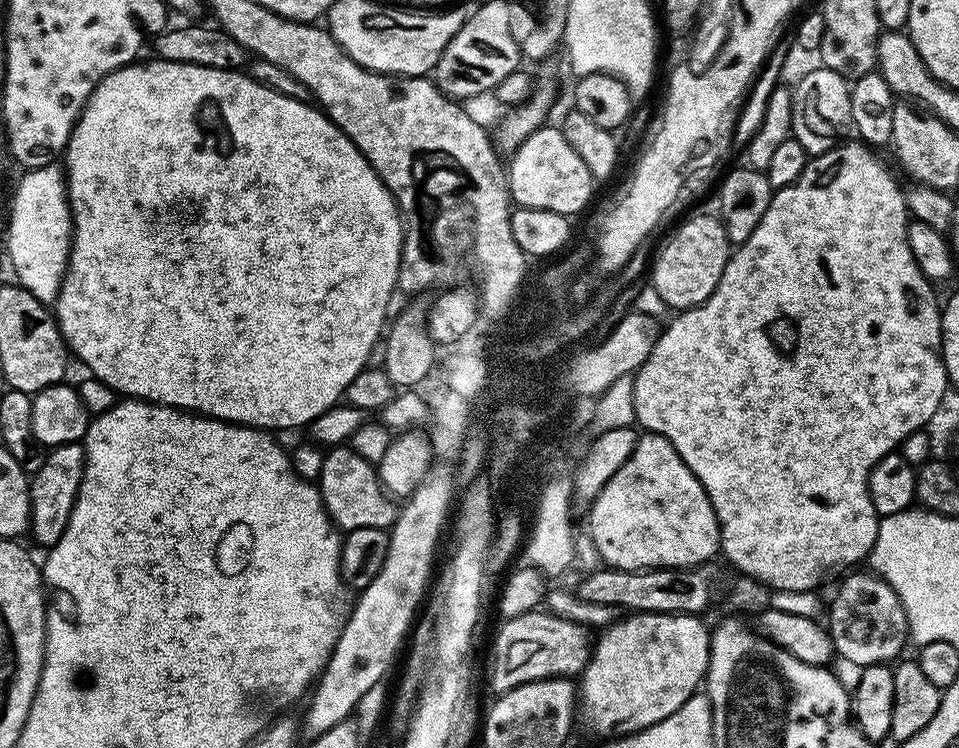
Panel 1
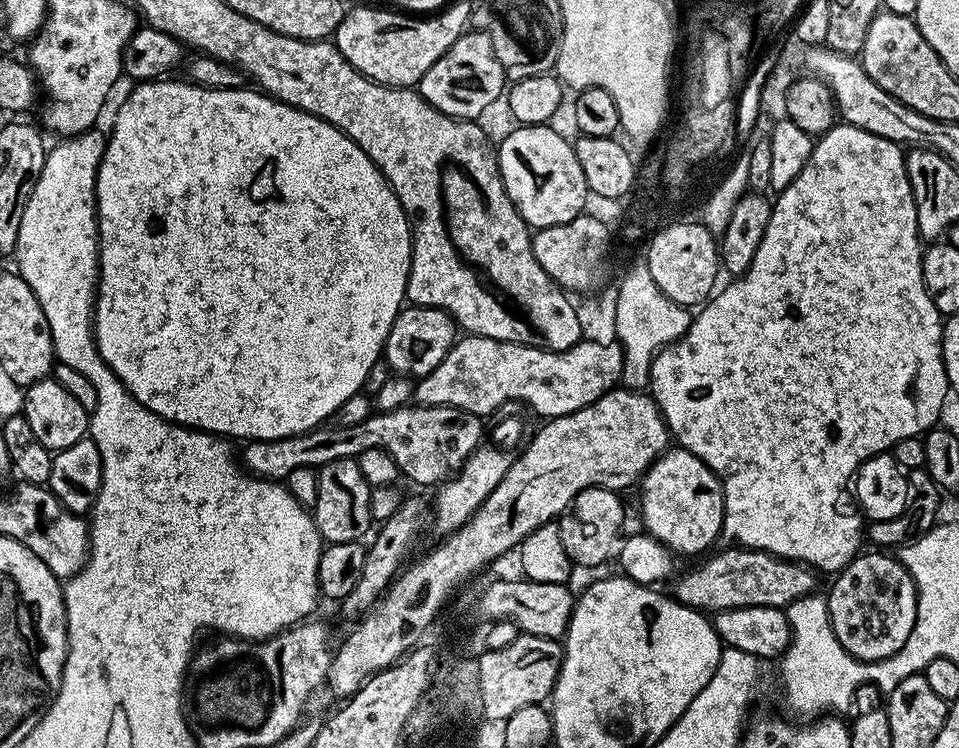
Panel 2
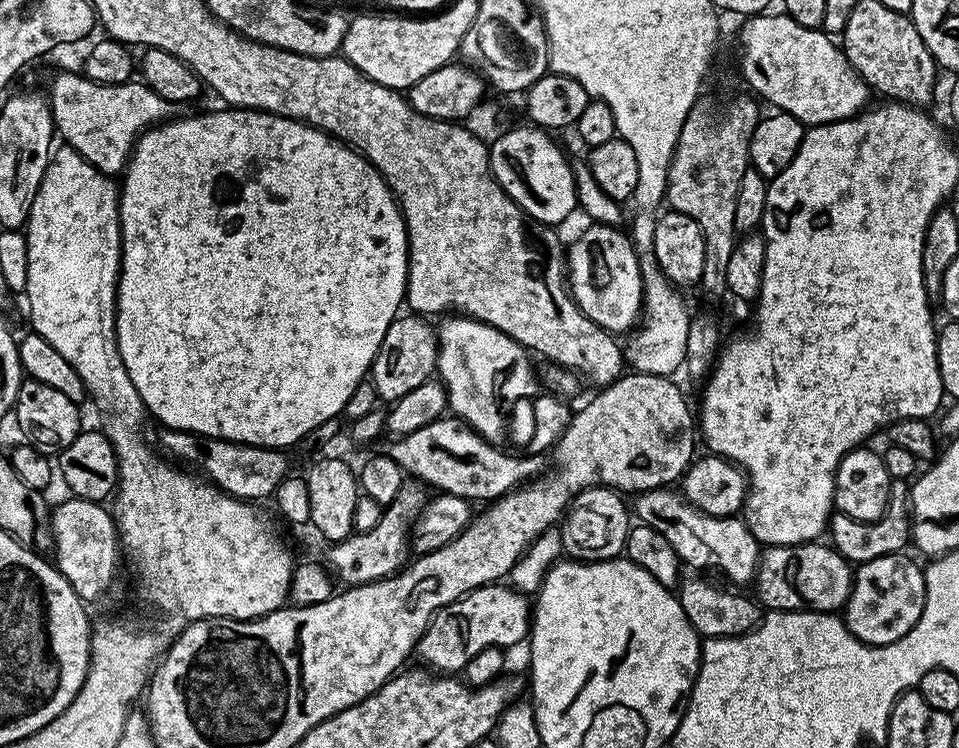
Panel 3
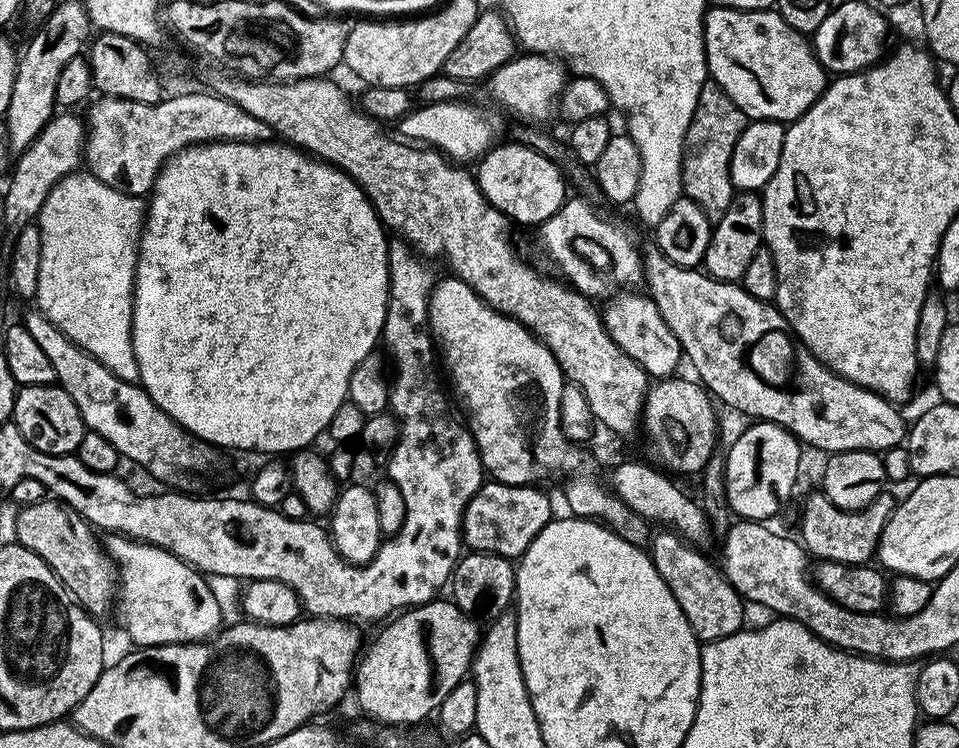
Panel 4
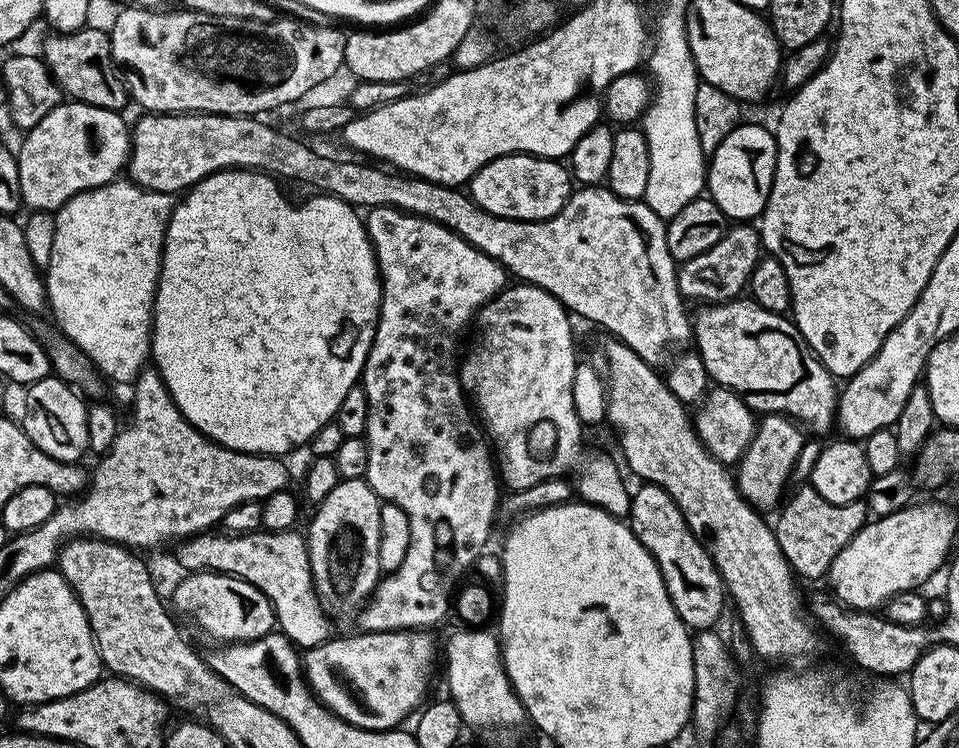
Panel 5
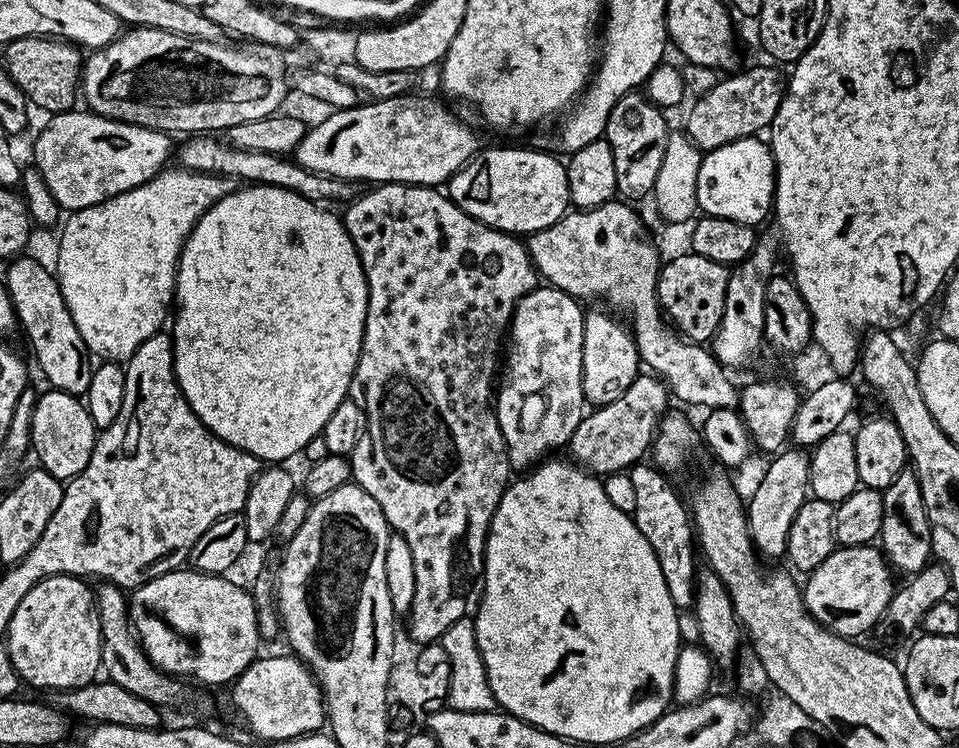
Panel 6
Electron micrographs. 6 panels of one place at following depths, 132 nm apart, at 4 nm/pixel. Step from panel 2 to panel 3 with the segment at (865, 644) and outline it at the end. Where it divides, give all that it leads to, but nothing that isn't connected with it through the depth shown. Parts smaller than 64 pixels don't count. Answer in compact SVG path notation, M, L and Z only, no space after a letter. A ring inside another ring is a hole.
M902 552L883 555L855 569L850 598L842 616L852 636L864 644L889 645L904 637L921 617L925 608L923 567L904 555Z

